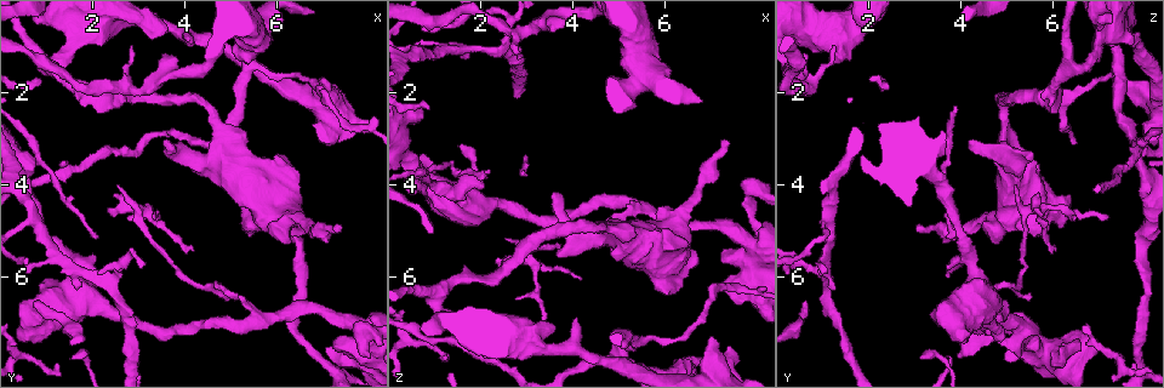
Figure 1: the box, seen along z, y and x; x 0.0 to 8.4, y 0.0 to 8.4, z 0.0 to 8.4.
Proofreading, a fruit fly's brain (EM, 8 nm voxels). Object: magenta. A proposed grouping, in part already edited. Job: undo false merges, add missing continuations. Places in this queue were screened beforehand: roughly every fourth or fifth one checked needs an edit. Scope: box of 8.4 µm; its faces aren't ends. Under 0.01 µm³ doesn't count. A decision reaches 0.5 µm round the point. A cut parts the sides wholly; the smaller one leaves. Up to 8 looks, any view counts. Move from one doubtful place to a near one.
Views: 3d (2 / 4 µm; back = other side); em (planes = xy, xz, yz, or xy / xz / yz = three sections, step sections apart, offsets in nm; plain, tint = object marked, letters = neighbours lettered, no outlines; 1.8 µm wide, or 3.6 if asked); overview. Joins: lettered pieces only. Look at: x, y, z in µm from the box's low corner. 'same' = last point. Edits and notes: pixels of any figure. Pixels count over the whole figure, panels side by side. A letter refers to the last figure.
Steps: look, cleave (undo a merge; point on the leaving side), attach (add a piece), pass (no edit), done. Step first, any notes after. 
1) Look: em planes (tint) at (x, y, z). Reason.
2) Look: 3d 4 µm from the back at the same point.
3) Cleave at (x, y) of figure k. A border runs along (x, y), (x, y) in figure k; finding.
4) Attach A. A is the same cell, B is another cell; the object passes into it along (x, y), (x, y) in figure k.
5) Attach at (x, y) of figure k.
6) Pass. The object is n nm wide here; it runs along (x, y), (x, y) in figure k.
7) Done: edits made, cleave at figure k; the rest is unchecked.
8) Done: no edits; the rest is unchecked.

Look: em xy step 4 (tint) at (7.30, 4.85, 3.00). Free end.

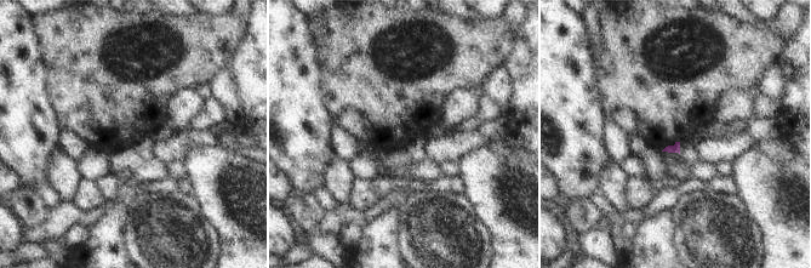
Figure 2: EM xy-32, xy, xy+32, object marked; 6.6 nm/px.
Look: em planes (tint) at the same point. Cut it another way.

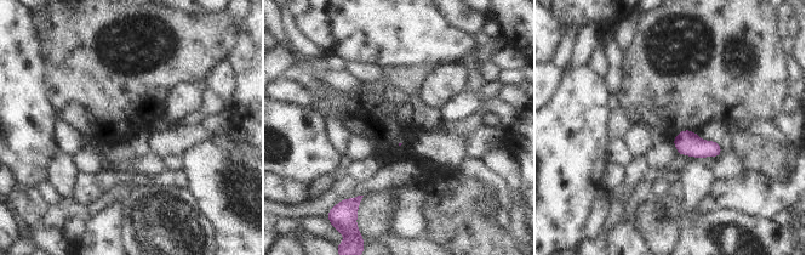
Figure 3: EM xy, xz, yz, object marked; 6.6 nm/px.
Look: em planes (letters) at the same point.

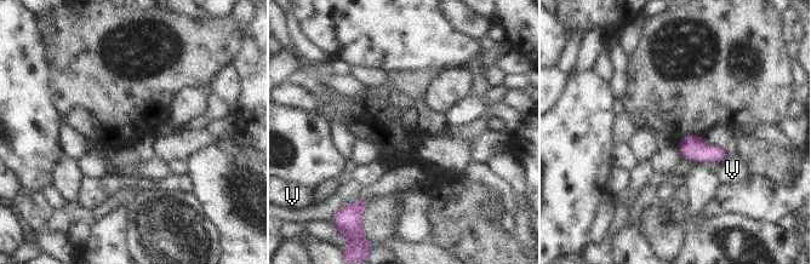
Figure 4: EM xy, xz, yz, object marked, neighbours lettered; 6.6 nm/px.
Pass. V is another cell; none of them fits.

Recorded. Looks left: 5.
Look: 3d 2 µm at (7.80, 7.35, 4.25). Sharp bend.

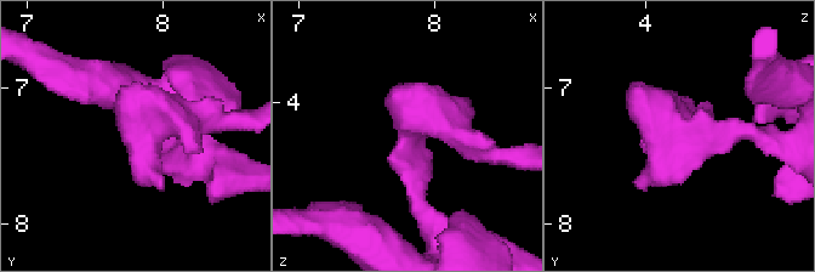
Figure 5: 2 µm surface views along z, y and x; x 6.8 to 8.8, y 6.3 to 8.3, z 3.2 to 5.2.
Look: em xy step 16 (letters) at (7.86, 7.36, 4.20). Shape alone is not enough.

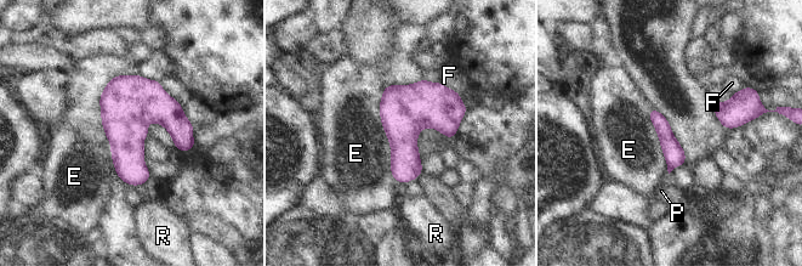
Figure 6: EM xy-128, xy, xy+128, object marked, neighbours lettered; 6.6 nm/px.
Pass. The object is 120 nm wide here; the longest contact is with E, 650 nm; E, F, P and R are other cells; all the same neuron.

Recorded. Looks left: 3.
Look: em planes (letters) at (6.30, 1.60, 7.35). Thin neck.

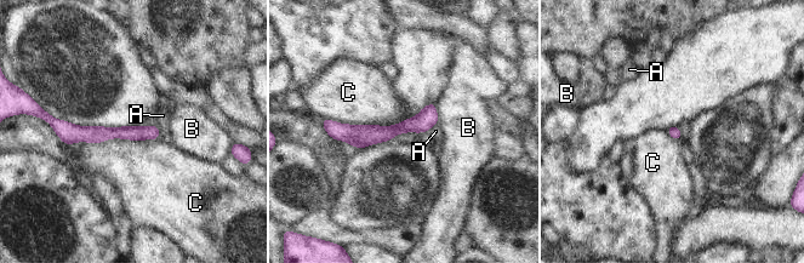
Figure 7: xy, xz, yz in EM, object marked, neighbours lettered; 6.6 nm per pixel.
Pass. The longest contact is with C, 600 nm; A, B and C are other cells; it runs along (434, 116), (385, 133), (331, 124) in figure 7; continuous, no second neuron.

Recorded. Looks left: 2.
Done: no edits; the rest is unchecked.

